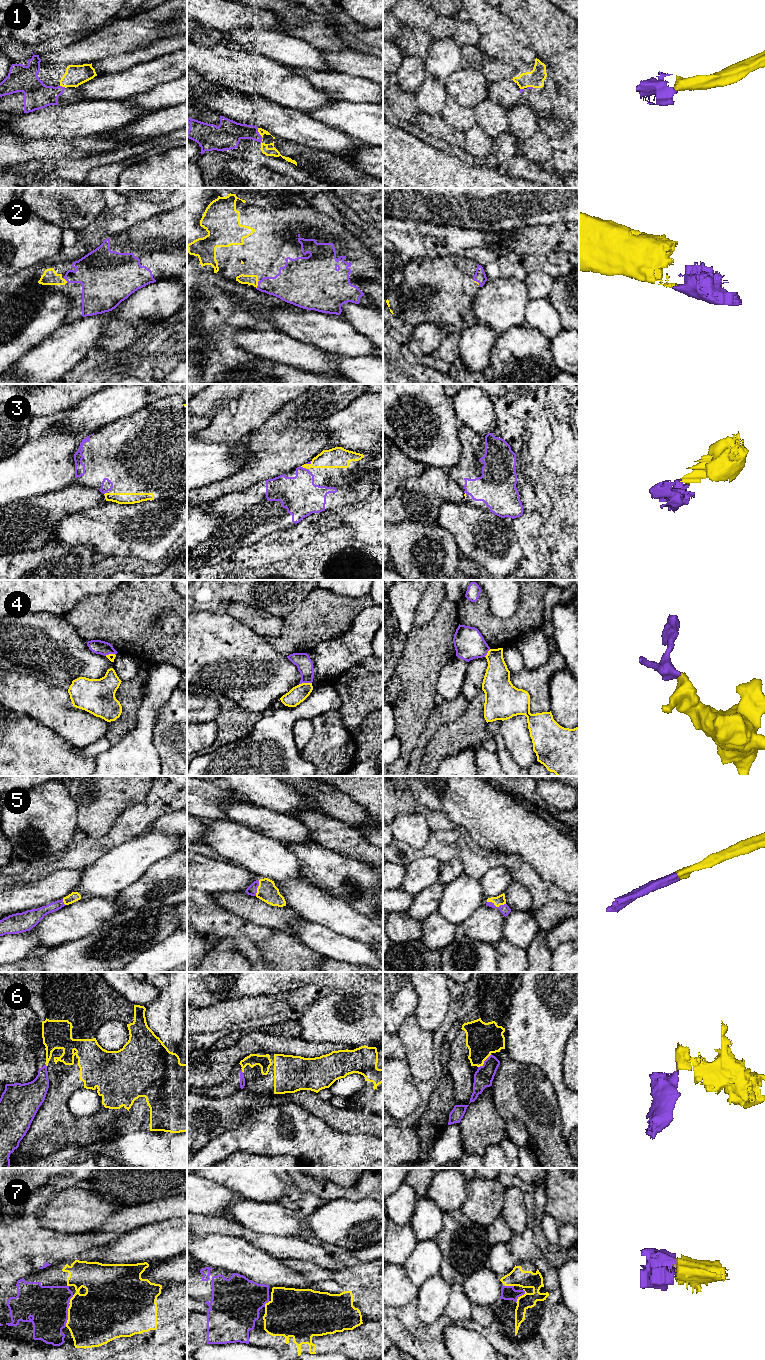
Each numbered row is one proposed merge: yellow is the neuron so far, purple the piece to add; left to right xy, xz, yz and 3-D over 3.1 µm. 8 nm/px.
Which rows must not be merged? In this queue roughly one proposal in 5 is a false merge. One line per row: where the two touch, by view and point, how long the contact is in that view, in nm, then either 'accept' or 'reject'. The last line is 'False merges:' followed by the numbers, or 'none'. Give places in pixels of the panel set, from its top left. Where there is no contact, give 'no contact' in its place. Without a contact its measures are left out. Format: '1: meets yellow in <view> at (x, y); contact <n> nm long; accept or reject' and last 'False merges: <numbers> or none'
1: meets yellow in xz at (260, 134); contact 120 nm long; accept
2: meets yellow in xz at (257, 284); contact 70 nm long; accept
3: meets yellow in xz at (304, 467); contact 70 nm long; accept
4: meets yellow in xz at (305, 683); contact 100 nm long; reject
5: meets yellow in yz at (496, 906); contact 150 nm long; accept
6: meets yellow in yz at (484, 1060); contact 160 nm long; reject
7: meets yellow in xy at (68, 1311); contact 260 nm long; accept
False merges: 4, 6

